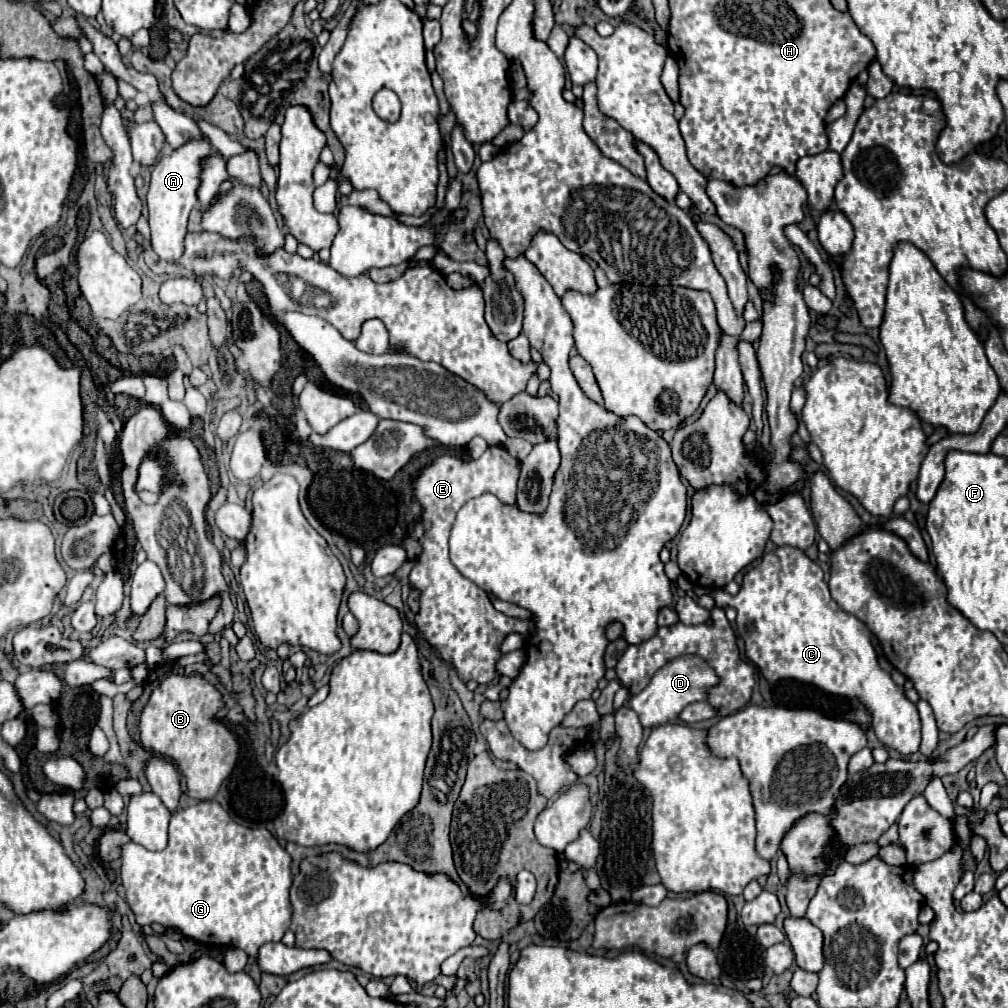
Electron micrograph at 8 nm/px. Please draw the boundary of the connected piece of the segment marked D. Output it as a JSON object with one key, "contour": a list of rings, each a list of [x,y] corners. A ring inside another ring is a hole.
{"contour":[[[681,655],[673,661],[669,661],[665,667],[661,667],[649,681],[649,685],[635,697],[629,699],[631,709],[639,715],[639,721],[643,727],[657,727],[669,721],[675,721],[679,713],[697,701],[705,701],[709,691],[717,687],[721,677],[715,673],[715,669],[701,659],[699,655]]]}

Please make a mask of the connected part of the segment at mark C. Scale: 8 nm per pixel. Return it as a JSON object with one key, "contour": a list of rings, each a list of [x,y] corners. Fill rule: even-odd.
{"contour":[[[777,547],[775,551],[765,553],[763,561],[745,575],[741,591],[737,595],[729,595],[725,589],[715,589],[711,591],[711,597],[721,607],[737,609],[737,631],[745,641],[747,657],[769,681],[797,679],[833,695],[855,697],[871,711],[873,731],[887,749],[895,749],[901,755],[911,755],[919,751],[921,719],[915,703],[911,703],[905,697],[903,687],[895,685],[891,675],[879,667],[875,649],[871,645],[871,631],[863,621],[843,611],[831,599],[829,587],[823,581],[823,569],[813,563],[803,551],[795,547]]]}

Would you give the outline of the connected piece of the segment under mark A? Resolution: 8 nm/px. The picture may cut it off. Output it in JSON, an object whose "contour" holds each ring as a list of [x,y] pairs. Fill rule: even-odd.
{"contour":[[[207,139],[187,143],[175,149],[169,157],[161,157],[151,173],[151,187],[147,193],[149,205],[149,227],[151,227],[151,245],[153,251],[167,263],[177,265],[185,251],[185,235],[187,235],[187,221],[189,213],[199,205],[195,199],[195,191],[199,187],[199,167],[201,161],[211,155],[213,147]]]}

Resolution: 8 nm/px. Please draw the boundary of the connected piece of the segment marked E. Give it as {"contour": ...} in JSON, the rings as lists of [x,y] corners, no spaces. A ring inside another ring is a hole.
{"contour":[[[495,445],[473,461],[463,461],[455,455],[441,455],[421,467],[417,477],[411,481],[413,495],[423,507],[423,521],[429,521],[429,531],[421,537],[421,555],[409,575],[411,587],[421,591],[421,611],[415,617],[421,635],[439,651],[445,661],[451,661],[459,677],[467,681],[477,681],[487,685],[497,677],[495,663],[501,657],[499,645],[511,633],[519,633],[524,638],[535,631],[533,619],[507,617],[497,611],[489,595],[477,587],[473,581],[465,579],[455,565],[449,561],[449,529],[455,521],[457,511],[479,493],[493,493],[503,505],[515,503],[517,479],[521,471],[521,461],[511,457],[505,447]]]}

